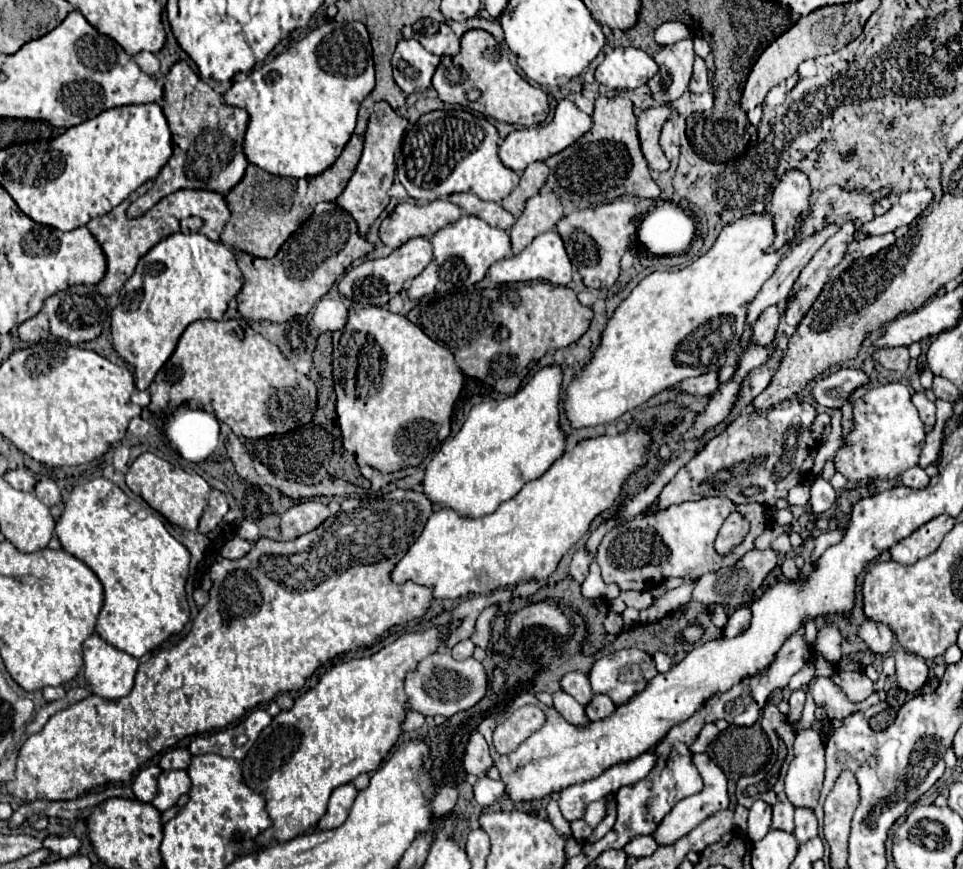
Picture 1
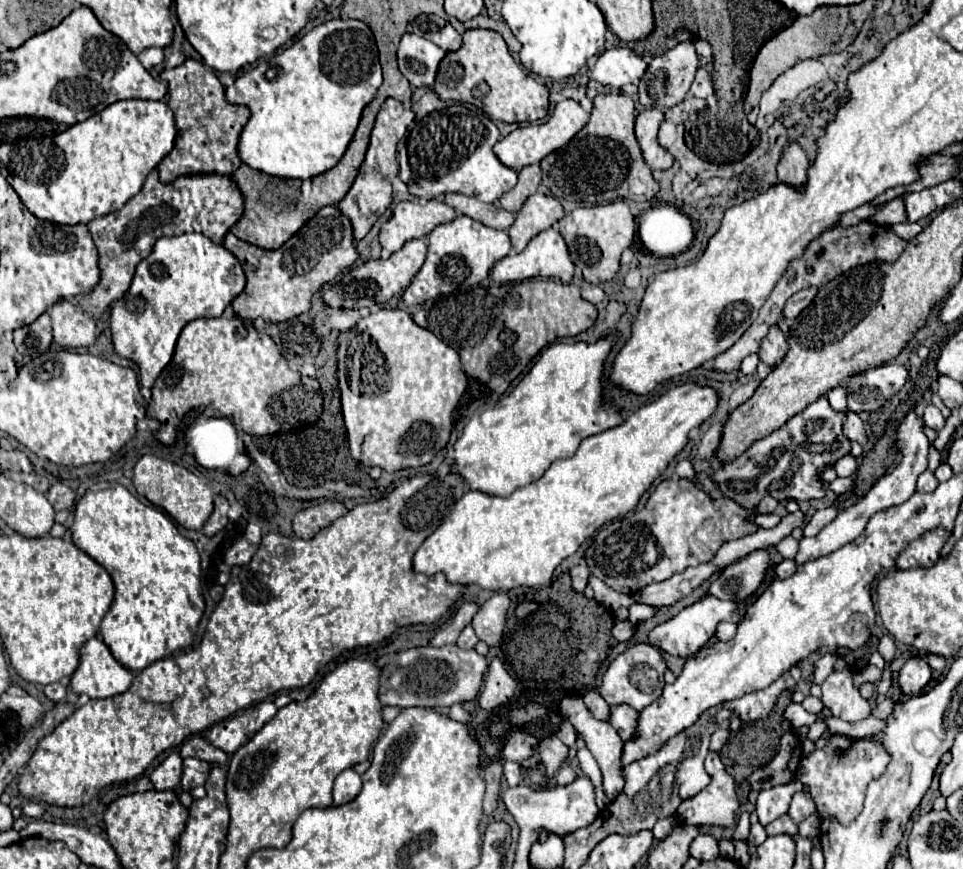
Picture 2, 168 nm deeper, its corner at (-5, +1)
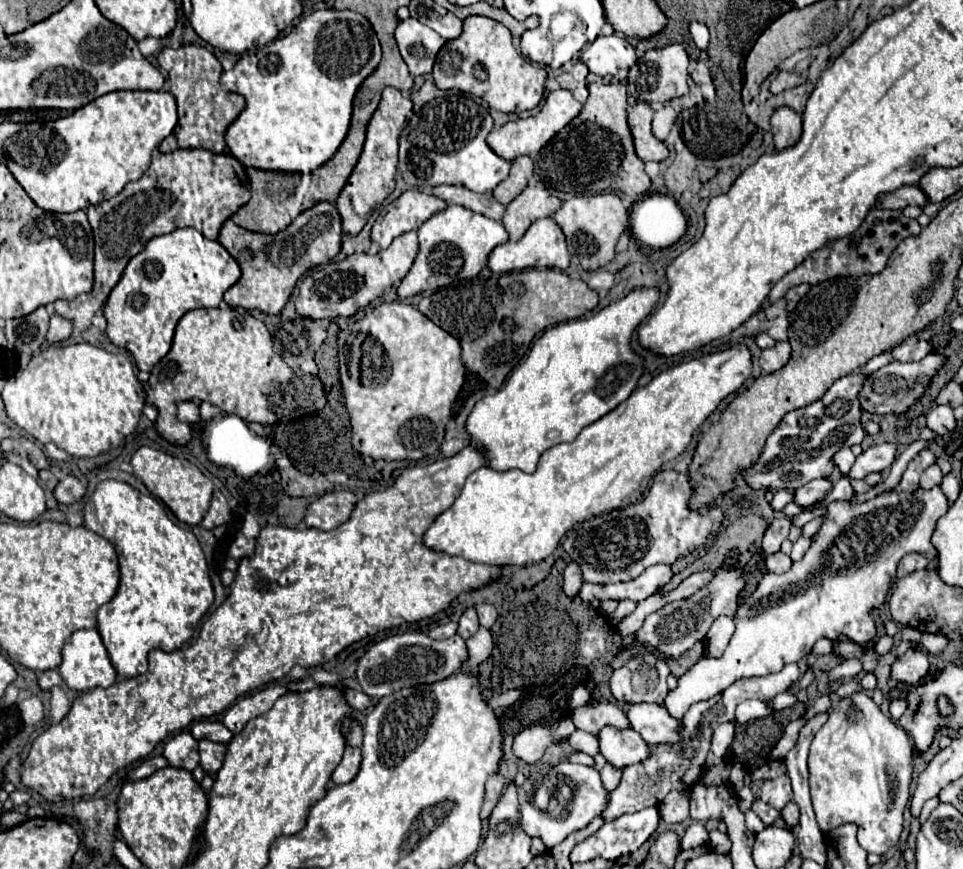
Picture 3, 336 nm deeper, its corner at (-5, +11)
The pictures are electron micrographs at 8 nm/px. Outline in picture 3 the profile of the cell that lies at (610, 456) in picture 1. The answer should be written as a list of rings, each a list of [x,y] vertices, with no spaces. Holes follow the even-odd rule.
[[[745,343],[705,355],[701,359],[679,363],[661,371],[645,387],[637,387],[629,399],[619,403],[595,423],[587,425],[575,437],[575,441],[549,447],[541,455],[533,473],[523,473],[521,469],[495,471],[489,465],[473,471],[467,477],[457,501],[445,513],[441,513],[425,533],[425,545],[473,563],[487,565],[523,565],[543,561],[555,551],[559,541],[573,525],[639,501],[649,485],[649,479],[659,471],[659,467],[685,451],[693,431],[729,393],[735,393],[751,377],[751,369],[751,351]]]

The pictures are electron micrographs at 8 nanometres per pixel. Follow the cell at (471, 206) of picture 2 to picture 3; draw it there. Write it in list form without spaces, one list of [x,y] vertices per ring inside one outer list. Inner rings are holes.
[[[439,185],[433,187],[433,195],[443,199],[445,203],[457,203],[465,209],[471,209],[475,213],[481,213],[489,219],[501,219],[505,213],[505,207],[491,195],[491,193],[473,193],[465,187],[455,187],[455,185]]]

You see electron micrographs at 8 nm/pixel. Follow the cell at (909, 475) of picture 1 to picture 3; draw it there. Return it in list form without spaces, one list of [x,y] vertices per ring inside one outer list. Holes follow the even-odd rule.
[[[931,465],[931,467],[927,467],[927,469],[923,471],[923,475],[921,475],[921,487],[923,487],[923,489],[933,489],[935,485],[941,483],[941,479],[943,479],[941,469],[939,469],[937,465]]]

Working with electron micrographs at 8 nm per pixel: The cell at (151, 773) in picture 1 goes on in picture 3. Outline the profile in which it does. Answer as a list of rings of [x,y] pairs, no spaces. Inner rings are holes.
[[[181,731],[167,741],[163,755],[167,757],[171,767],[183,767],[187,771],[193,771],[199,765],[197,745],[199,741],[189,731]]]

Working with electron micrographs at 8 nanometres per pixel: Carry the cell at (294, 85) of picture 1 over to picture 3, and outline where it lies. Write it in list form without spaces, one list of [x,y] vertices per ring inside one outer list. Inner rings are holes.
[[[335,9],[313,11],[311,15],[303,17],[289,35],[245,53],[231,71],[223,71],[221,75],[221,89],[235,91],[245,97],[245,109],[225,131],[225,143],[231,155],[245,167],[265,171],[311,173],[325,165],[347,135],[357,87],[369,73],[375,71],[379,61],[381,47],[369,21],[359,13]]]

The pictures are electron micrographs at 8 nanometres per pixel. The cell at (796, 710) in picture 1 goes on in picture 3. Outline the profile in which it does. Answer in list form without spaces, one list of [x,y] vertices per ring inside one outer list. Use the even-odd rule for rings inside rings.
[[[785,692],[767,701],[767,705],[779,711],[789,706],[792,706],[796,701],[797,701],[797,698],[794,694]]]

